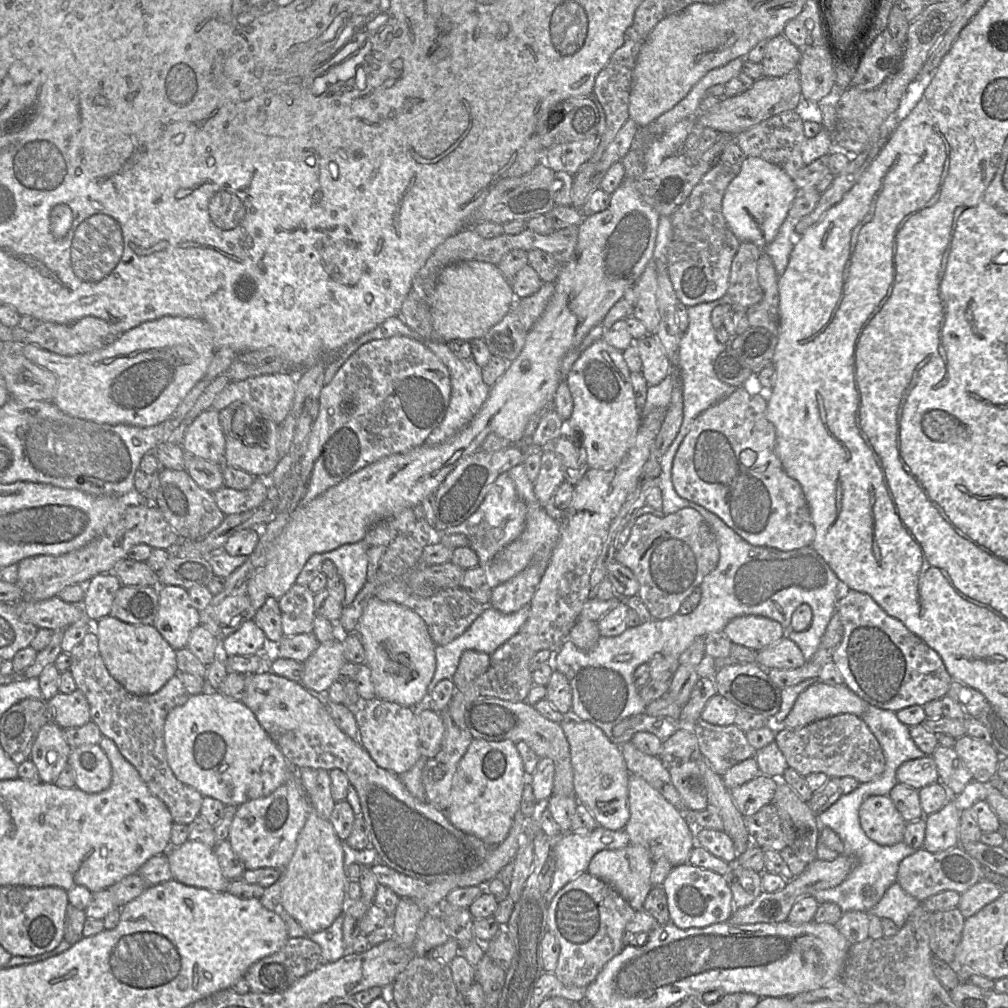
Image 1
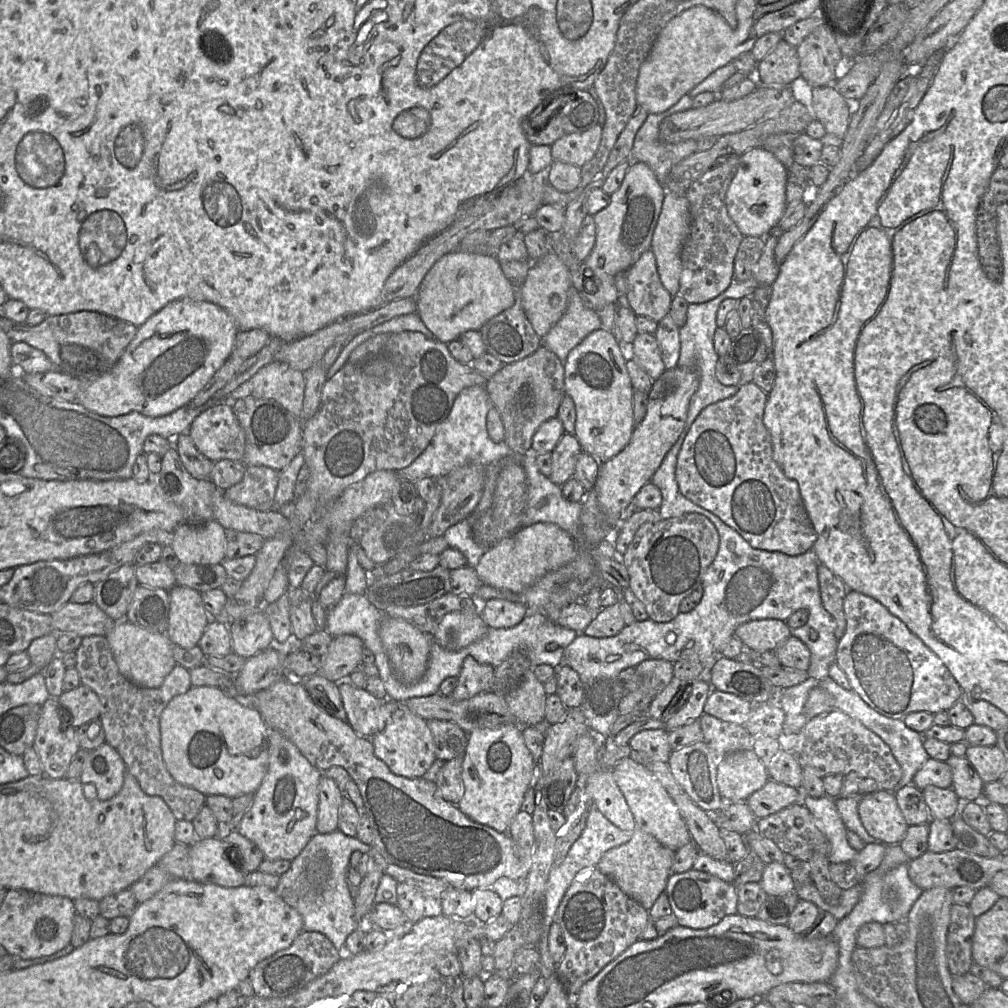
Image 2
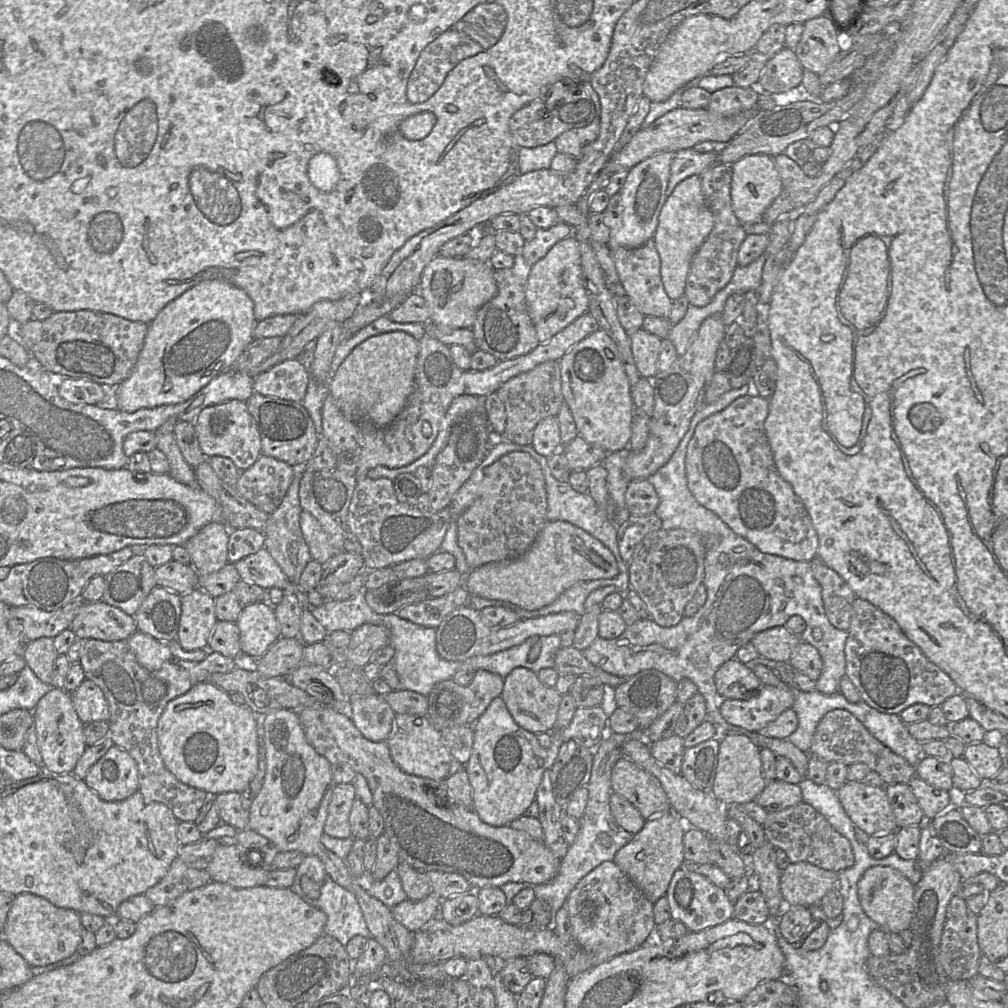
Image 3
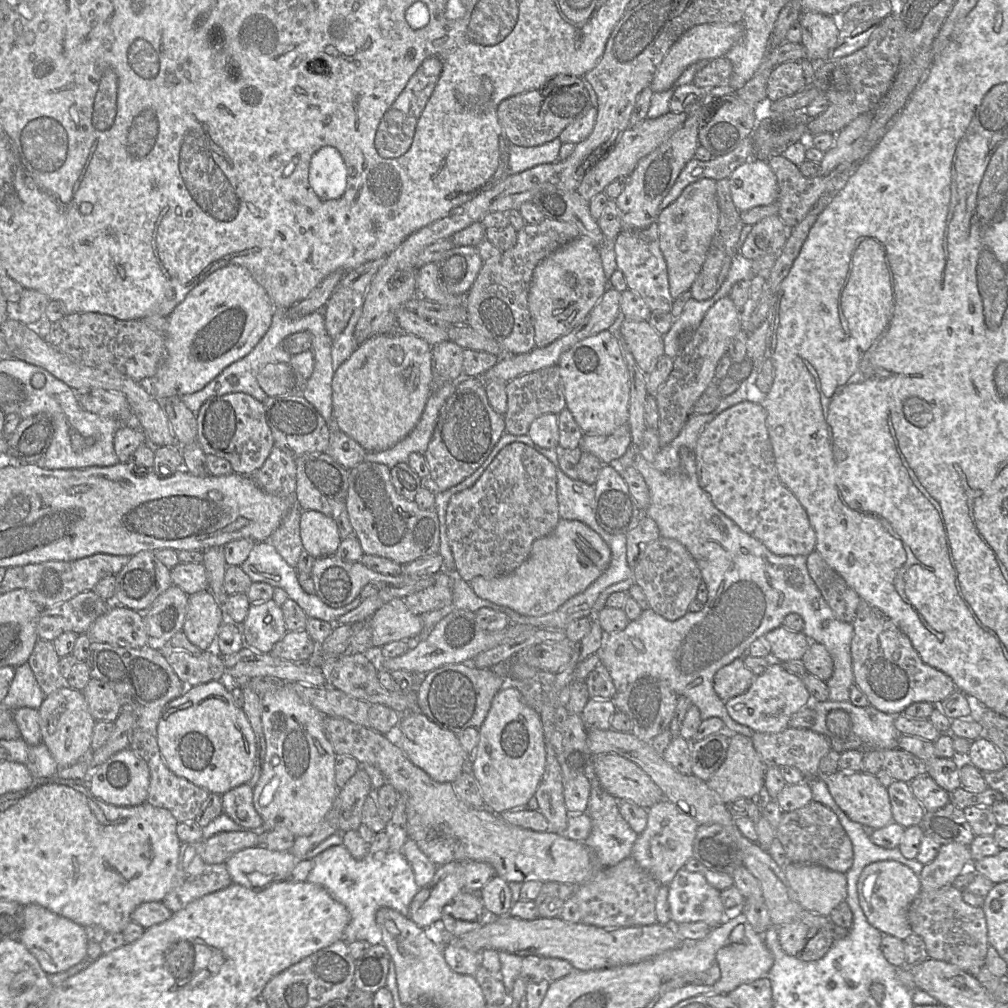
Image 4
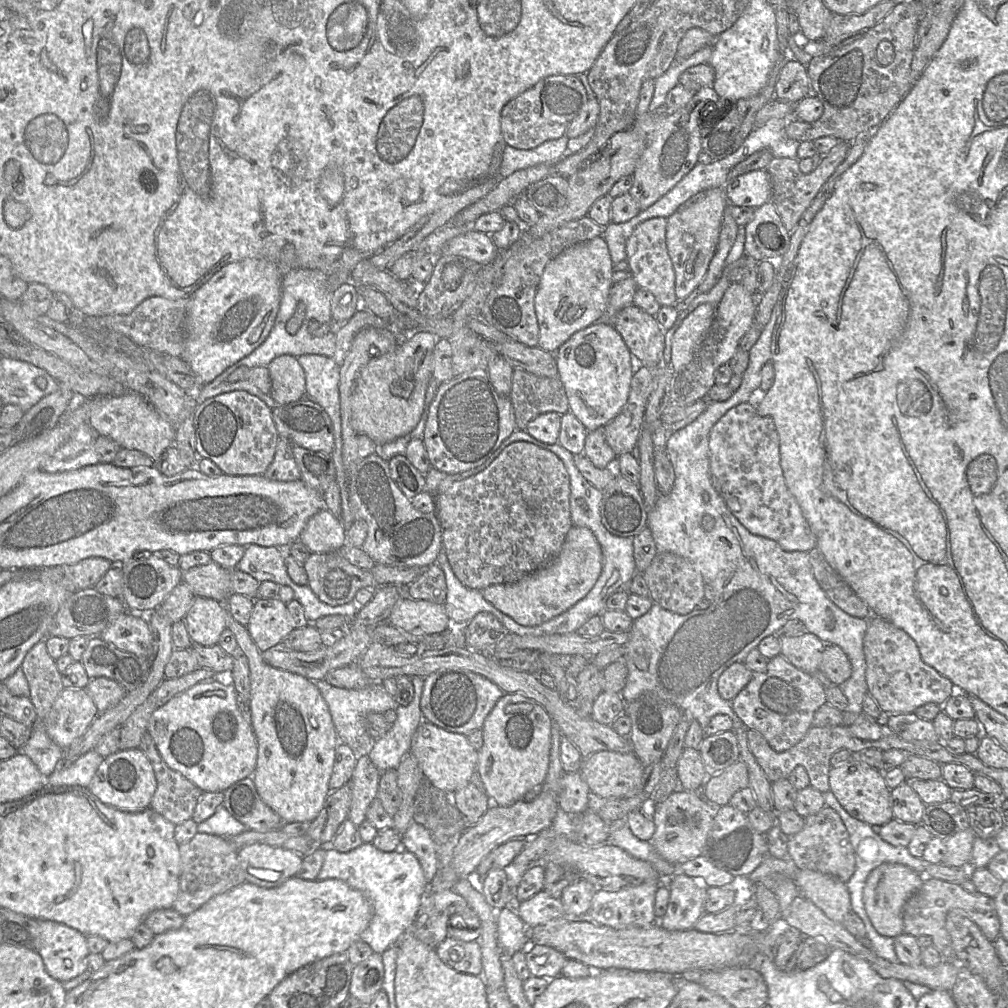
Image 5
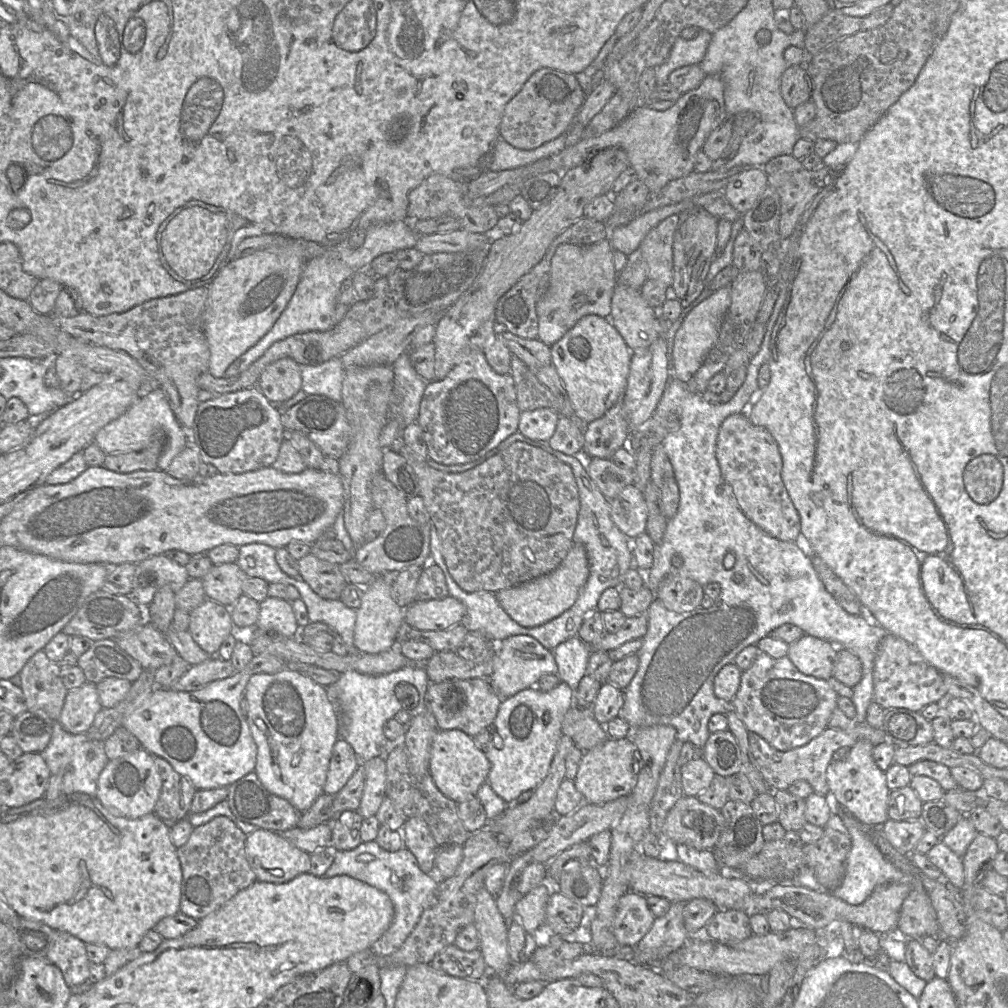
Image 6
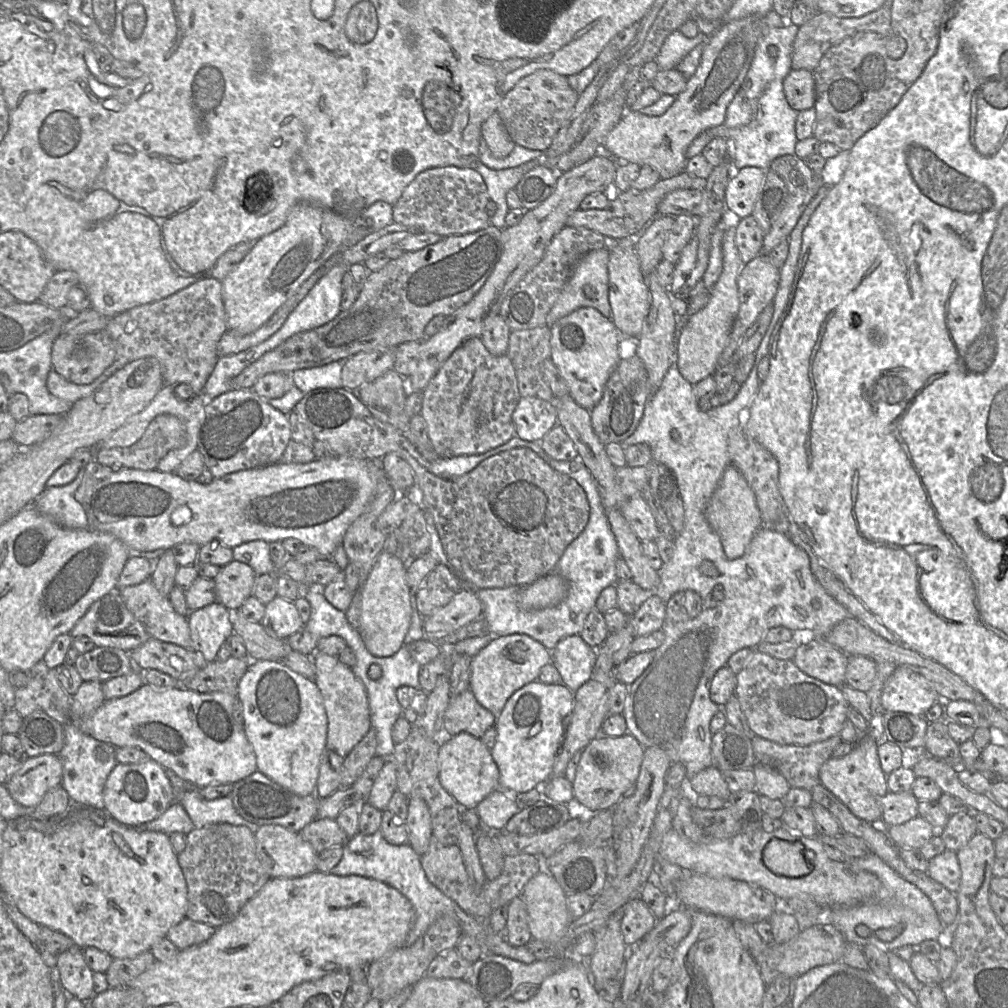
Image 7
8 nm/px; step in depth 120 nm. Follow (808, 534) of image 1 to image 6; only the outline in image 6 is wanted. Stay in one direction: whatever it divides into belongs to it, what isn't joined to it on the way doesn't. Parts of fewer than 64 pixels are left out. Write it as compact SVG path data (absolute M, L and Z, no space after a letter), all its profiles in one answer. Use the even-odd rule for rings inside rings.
M744 413L730 415L720 426L716 456L722 476L725 482L731 486L743 514L761 530L774 538L787 542L801 542L799 513L782 481L782 457L772 434L766 428L753 424Z

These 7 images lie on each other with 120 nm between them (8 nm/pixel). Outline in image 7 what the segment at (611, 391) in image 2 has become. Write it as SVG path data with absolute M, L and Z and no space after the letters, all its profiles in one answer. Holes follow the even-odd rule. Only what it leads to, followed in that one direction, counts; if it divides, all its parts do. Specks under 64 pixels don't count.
M591 307L579 308L550 327L551 359L565 379L569 395L581 407L591 411L601 400L605 385L620 361L622 334L611 319Z

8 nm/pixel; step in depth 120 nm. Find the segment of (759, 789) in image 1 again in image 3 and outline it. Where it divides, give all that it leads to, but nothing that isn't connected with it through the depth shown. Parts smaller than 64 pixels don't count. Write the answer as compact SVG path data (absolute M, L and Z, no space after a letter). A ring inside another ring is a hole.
M773 780L766 783L755 802L768 813L777 812L802 802L802 792L798 784Z

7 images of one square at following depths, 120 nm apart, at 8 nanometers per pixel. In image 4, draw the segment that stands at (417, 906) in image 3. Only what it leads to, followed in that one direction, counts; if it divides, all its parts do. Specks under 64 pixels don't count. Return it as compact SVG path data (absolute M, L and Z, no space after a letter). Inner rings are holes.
M457 861L438 866L432 880L413 897L408 918L422 929L438 922L444 906L463 890L462 866Z

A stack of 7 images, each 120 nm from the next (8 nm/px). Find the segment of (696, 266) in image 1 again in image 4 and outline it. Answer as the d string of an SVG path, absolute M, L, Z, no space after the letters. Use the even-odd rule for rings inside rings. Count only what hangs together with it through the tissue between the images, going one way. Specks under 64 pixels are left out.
M729 178L716 181L716 193L719 207L718 227L710 243L701 270L690 288L692 298L698 301L710 299L725 281L732 259L738 253L737 243L744 225L740 218L740 211L738 211L731 198Z

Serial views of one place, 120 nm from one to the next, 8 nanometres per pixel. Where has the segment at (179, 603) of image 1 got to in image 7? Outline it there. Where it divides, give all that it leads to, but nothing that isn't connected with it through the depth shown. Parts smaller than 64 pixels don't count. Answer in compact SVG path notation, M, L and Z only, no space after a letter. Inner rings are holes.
M215 601L191 611L187 617L192 651L202 663L215 661L222 644L233 635L232 612Z

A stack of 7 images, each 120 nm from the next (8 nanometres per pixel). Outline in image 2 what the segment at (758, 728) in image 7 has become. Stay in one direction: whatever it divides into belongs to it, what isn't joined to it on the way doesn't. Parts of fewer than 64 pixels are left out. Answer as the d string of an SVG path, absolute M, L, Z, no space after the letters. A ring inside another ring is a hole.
M713 690L705 703L704 713L725 722L744 725L757 705L760 704L751 704L733 694Z

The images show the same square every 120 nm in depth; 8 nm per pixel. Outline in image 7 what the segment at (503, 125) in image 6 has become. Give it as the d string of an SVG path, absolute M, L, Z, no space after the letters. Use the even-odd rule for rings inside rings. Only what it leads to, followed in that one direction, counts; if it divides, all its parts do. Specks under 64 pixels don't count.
M540 69L520 79L503 97L496 112L515 144L546 151L570 116L578 97L579 93L569 85L566 76L552 70Z

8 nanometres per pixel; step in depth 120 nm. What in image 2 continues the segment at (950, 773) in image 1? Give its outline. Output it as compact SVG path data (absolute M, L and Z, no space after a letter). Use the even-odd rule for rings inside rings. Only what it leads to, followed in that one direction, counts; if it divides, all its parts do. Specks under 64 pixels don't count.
M950 755L945 761L951 769L951 788L961 801L984 802L981 799L983 782L965 756Z

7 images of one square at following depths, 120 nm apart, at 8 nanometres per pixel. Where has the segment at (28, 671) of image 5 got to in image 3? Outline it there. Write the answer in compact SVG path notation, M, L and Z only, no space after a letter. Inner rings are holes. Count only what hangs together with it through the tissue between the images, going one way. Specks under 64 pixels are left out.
M41 637L24 647L23 657L35 675L51 685L53 665L58 657L53 638Z

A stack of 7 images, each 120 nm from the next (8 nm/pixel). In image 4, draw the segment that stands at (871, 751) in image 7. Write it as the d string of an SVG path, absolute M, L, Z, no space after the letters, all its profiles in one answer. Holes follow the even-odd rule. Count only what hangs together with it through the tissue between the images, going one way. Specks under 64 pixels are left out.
M836 772L825 777L829 792L843 812L855 822L863 825L867 830L882 828L893 821L892 807L887 788L884 787L875 775L858 772Z

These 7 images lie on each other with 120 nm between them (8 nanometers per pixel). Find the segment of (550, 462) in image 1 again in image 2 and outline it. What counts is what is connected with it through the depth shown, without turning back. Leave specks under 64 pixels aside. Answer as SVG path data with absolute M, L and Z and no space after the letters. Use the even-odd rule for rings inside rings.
M564 433L557 443L552 455L552 471L548 478L556 485L562 486L573 477L577 456L584 452L573 434Z

